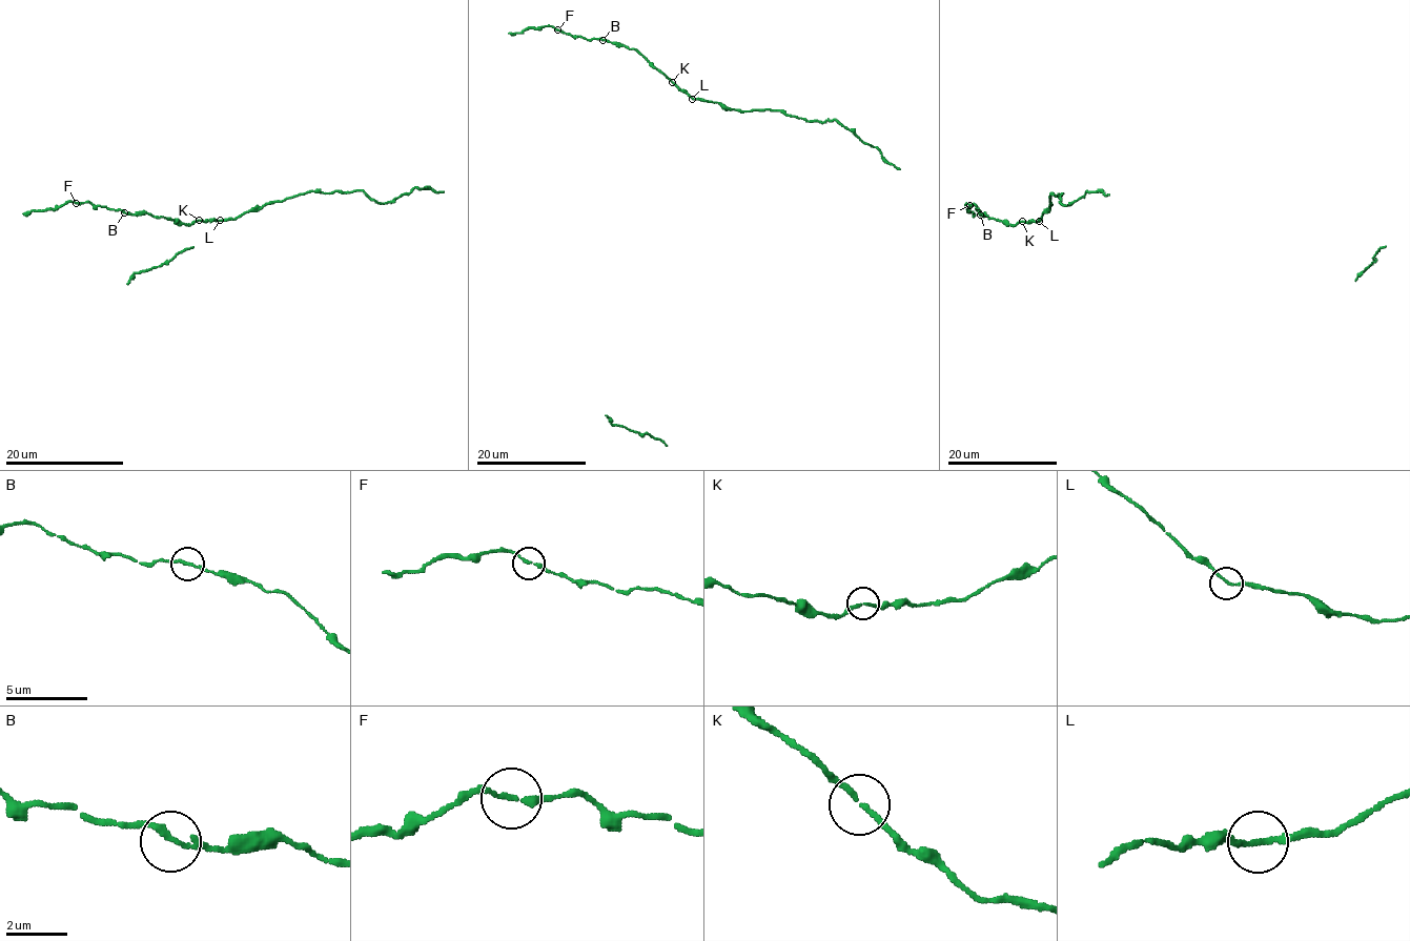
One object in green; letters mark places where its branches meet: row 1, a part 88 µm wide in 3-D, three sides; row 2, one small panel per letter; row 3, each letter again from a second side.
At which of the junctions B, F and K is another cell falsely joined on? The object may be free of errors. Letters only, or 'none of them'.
none of them

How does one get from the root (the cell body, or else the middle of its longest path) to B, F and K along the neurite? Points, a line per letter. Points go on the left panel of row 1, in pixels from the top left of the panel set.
B: (220, 220), (193, 220), (185, 225), (146, 212), (124, 212)
F: (220, 220), (193, 220), (185, 225), (146, 212), (127, 215), (90, 203), (76, 203)
K: (220, 220), (198, 220)

